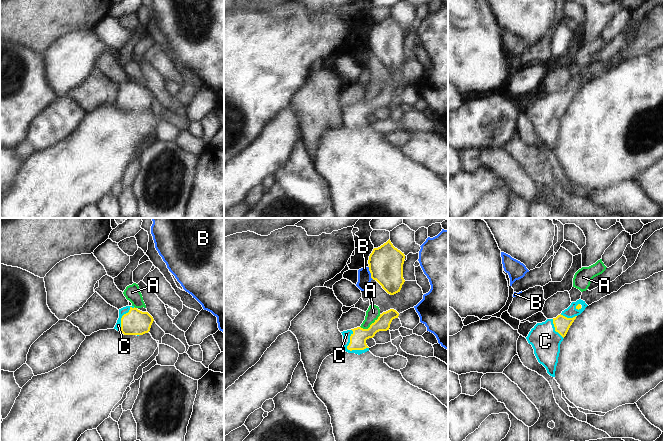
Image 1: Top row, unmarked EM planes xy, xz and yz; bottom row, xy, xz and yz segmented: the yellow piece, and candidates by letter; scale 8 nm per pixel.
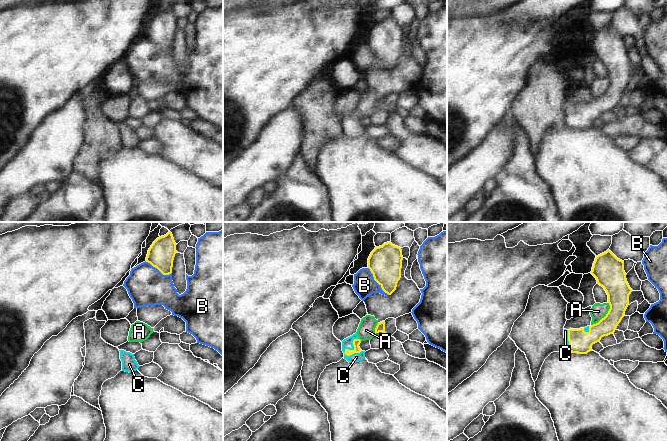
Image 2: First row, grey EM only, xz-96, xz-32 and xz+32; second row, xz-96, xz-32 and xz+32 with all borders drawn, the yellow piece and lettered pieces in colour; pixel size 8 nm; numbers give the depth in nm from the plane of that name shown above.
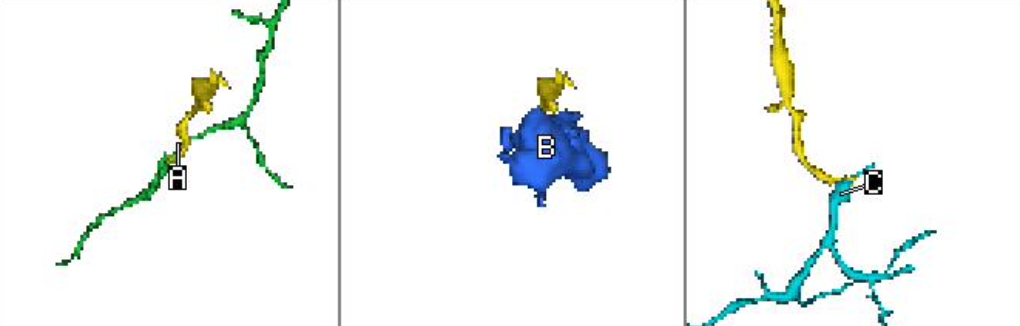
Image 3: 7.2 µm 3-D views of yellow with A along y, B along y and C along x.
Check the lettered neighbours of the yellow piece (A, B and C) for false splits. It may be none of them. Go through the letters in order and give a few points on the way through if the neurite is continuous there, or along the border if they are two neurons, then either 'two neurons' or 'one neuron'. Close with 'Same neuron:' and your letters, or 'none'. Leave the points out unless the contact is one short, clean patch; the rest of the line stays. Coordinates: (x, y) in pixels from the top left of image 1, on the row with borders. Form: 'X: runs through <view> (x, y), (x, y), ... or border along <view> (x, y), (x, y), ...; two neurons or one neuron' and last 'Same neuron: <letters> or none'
A: two neurons
B: two neurons
C: runs through xz (358, 339), (348, 349), (346, 334); one neuron
Same neuron: C

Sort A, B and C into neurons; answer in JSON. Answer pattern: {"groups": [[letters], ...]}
{"groups": [["A"], ["B"], ["C"]]}

